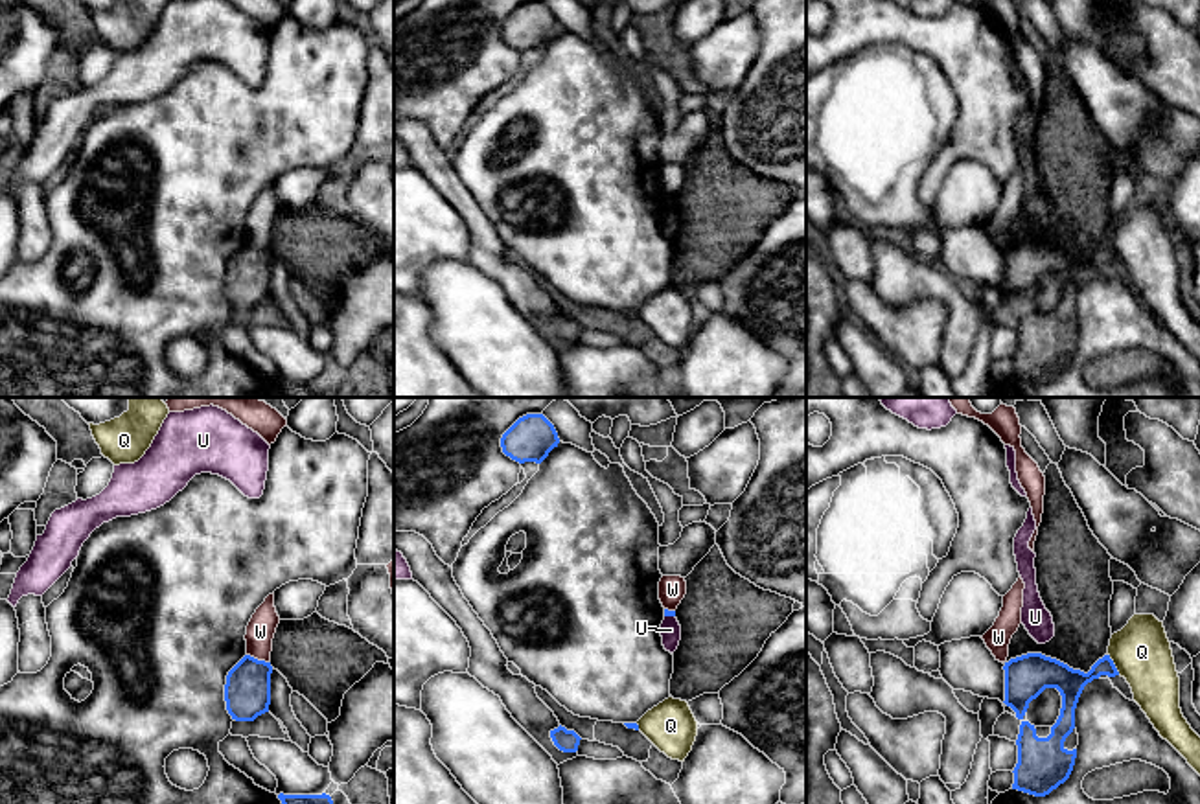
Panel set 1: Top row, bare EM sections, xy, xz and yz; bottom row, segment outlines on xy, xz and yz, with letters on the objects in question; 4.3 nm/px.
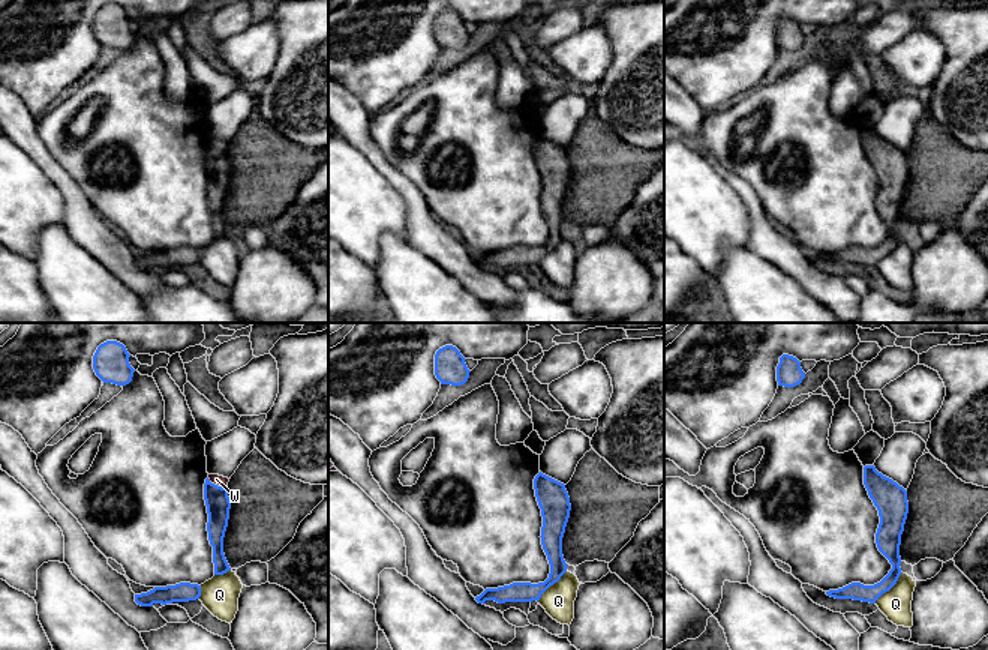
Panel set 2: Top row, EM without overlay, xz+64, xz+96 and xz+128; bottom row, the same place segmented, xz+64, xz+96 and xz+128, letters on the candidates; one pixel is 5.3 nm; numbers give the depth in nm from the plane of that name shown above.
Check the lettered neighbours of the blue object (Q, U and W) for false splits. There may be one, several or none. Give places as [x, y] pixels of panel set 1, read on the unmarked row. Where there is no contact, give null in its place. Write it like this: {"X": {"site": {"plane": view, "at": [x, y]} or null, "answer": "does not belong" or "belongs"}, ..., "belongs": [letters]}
{"Q": {"site": {"plane": "yz", "at": [1114, 252]}, "answer": "does not belong"}, "U": {"site": {"plane": "xz", "at": [670, 203]}, "answer": "does not belong"}, "W": {"site": {"plane": "xy", "at": [256, 247]}, "answer": "does not belong"}, "belongs": []}

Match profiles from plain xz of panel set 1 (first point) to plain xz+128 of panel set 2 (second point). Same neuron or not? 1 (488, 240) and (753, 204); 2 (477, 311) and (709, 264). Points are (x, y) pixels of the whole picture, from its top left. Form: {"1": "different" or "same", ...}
{"1": "same", "2": "different"}

